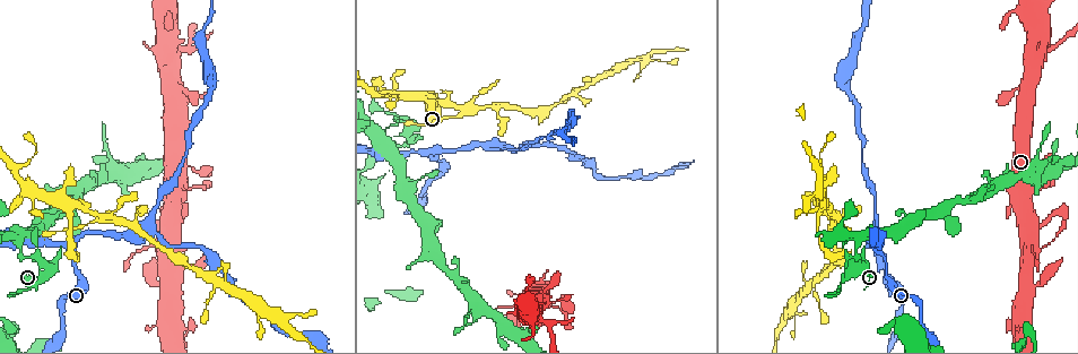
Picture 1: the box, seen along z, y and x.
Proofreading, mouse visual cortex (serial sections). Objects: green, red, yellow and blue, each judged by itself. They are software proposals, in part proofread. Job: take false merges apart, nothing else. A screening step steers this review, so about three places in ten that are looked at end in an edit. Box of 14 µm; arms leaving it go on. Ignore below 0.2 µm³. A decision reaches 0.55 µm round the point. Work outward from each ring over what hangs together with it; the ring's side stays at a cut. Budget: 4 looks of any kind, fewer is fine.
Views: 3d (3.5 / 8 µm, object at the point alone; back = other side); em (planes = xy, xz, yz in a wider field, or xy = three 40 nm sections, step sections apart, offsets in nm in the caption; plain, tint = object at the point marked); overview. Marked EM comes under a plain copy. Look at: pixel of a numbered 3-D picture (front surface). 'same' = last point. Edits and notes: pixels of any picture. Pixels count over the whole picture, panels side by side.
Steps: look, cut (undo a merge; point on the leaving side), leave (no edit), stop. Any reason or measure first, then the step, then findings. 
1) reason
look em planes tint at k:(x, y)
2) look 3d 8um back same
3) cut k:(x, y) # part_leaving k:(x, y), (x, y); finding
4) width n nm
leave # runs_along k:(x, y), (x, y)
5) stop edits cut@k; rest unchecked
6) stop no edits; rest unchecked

sharp bend
look 3d 8um at 1:(68, 206)

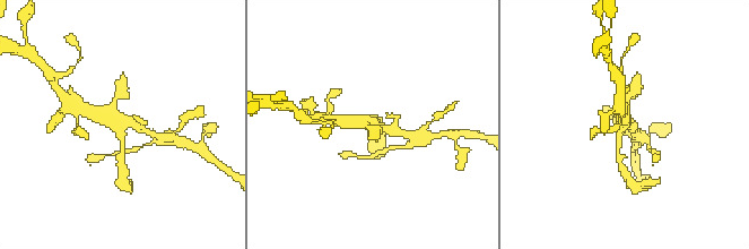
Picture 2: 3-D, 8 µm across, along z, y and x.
need the tissue
look em xy step 2 tint at 2:(120, 124)

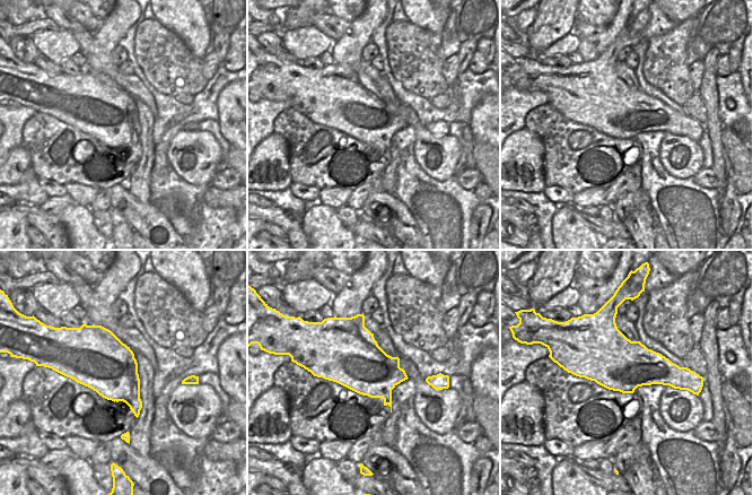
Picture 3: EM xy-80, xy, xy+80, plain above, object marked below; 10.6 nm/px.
leave # runs_along 2:(123, 157), (123, 122), (149, 132); all the same cell

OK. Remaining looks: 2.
sharp bend
look 3d 3.5um at 1:(1038, 15)

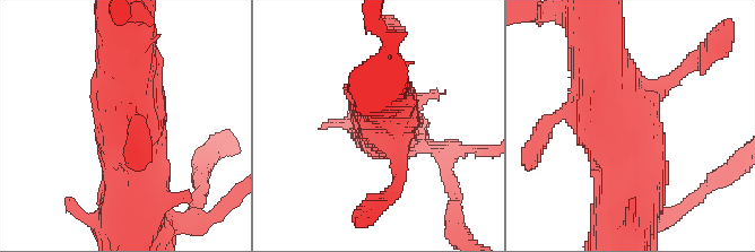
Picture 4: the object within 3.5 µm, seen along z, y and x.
shape alone is not enough
look em xy step 5 tint at 4:(625, 130)

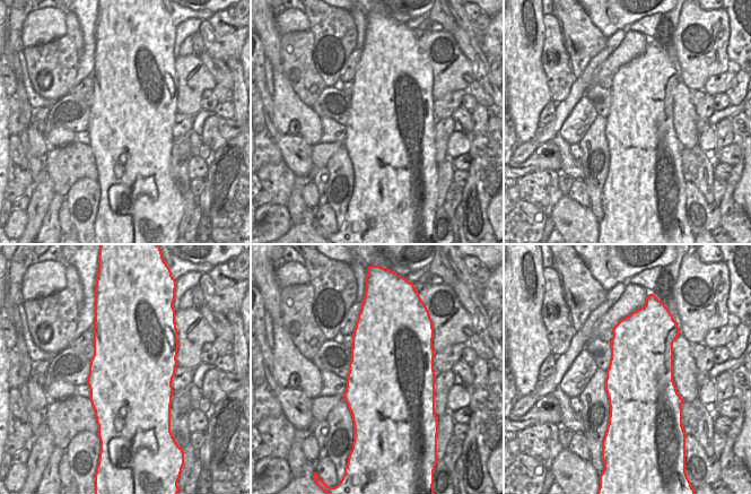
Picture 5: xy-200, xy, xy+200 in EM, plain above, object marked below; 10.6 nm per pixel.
leave # runs_along 4:(626, 208), (624, 121), (554, 121); one cell here

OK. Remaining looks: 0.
stop no edits; rest unchecked

